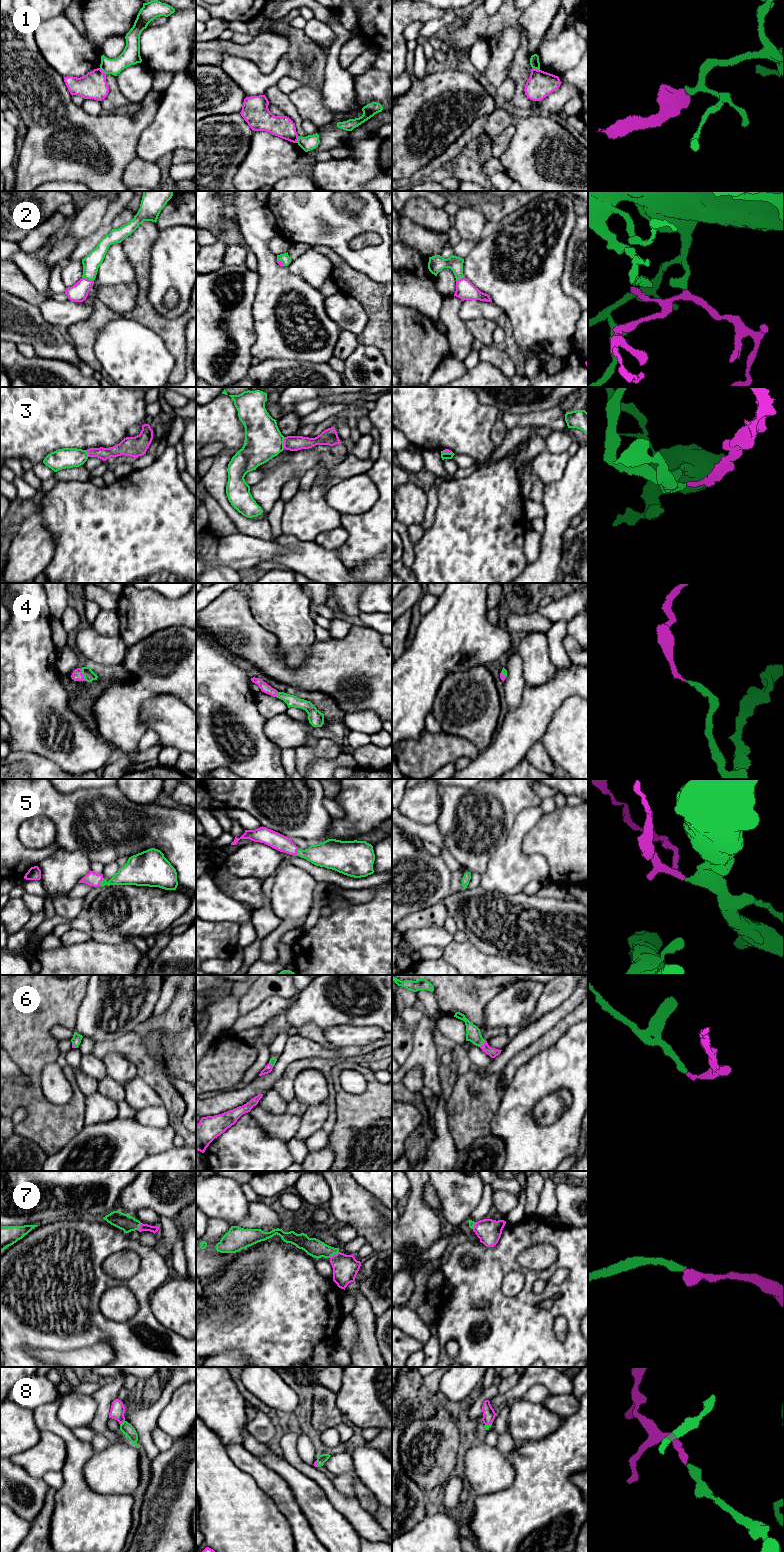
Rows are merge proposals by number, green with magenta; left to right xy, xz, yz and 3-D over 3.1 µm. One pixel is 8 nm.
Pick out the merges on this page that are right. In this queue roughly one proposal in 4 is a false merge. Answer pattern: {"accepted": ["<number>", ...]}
{"accepted": ["2", "4", "5", "6", "7", "8"]}

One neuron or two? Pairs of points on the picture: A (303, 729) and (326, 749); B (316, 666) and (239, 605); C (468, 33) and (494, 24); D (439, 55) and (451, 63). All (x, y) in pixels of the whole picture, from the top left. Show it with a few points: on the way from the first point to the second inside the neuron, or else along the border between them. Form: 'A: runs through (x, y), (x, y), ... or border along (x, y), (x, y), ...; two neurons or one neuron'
A: border along (319, 738), (331, 738), (333, 740); two neurons
B: runs through (292, 673), (286, 673), (242, 629); one neuron
C: runs through (474, 29), (477, 27), (488, 27); one neuron
D: border along (447, 55), (442, 62), (437, 62), (433, 58); two neurons

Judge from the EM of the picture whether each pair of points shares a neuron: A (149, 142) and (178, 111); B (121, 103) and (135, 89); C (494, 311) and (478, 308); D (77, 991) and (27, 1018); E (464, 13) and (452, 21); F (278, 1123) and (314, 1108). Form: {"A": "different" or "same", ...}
{"A": "same", "B": "different", "C": "same", "D": "same", "E": "different", "F": "same"}

